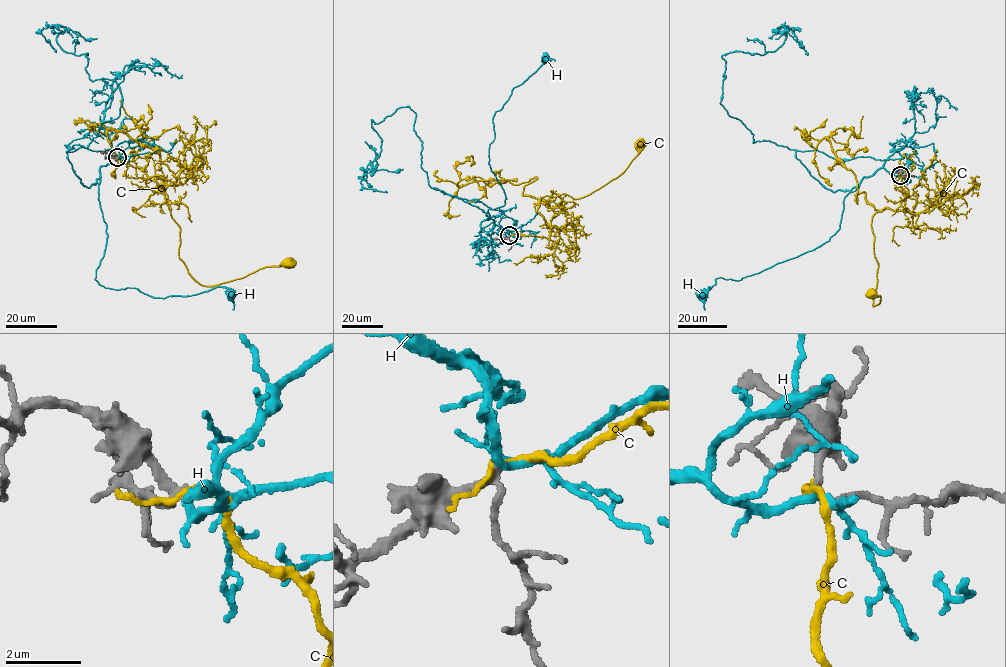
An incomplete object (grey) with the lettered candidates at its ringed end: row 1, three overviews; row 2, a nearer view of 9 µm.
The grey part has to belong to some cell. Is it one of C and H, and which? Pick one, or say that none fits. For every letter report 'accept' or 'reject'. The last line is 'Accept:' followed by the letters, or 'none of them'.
C: reject
H: accept
Accept: H

